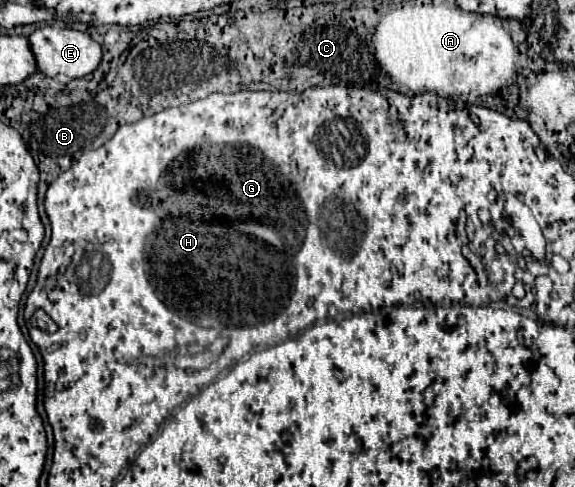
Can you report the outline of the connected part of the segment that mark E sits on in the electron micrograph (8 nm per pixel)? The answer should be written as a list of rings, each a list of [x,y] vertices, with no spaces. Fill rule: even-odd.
[[[44,26],[34,30],[28,36],[30,50],[36,60],[36,68],[54,78],[58,74],[64,74],[68,78],[82,78],[90,72],[94,72],[102,60],[102,48],[98,42],[90,38],[90,34],[80,32],[80,30],[70,30],[70,28],[60,28],[60,26]]]

